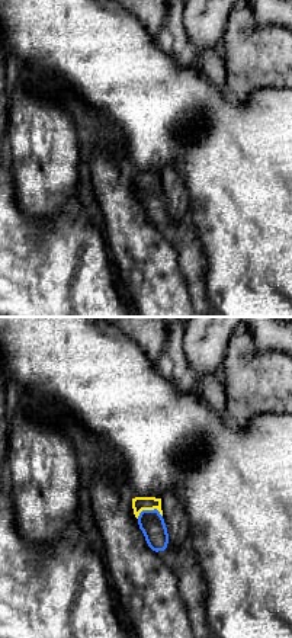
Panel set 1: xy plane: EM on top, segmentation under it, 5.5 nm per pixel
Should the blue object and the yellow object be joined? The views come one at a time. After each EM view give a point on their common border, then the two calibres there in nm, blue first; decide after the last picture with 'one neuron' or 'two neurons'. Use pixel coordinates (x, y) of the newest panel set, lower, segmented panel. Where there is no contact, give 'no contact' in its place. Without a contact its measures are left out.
meets blue at (148, 510); 140 nm thick on the blue side, 80 nm on the other

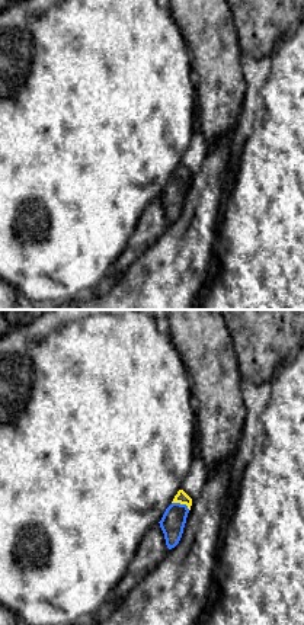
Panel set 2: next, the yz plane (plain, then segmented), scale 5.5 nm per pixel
meets blue at (179, 503); 140 nm thick on the blue side, 70 nm on the other

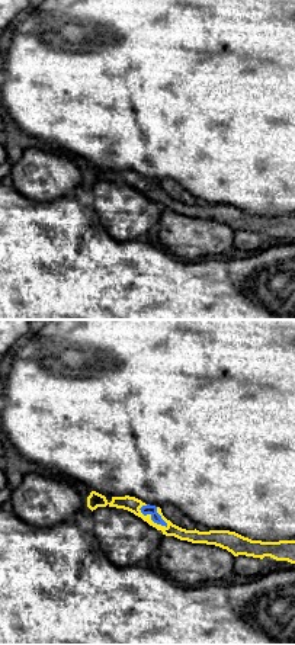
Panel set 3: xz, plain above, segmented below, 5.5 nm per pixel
meets blue at (153, 520); 60 nm thick on the blue side, 90 nm on the other

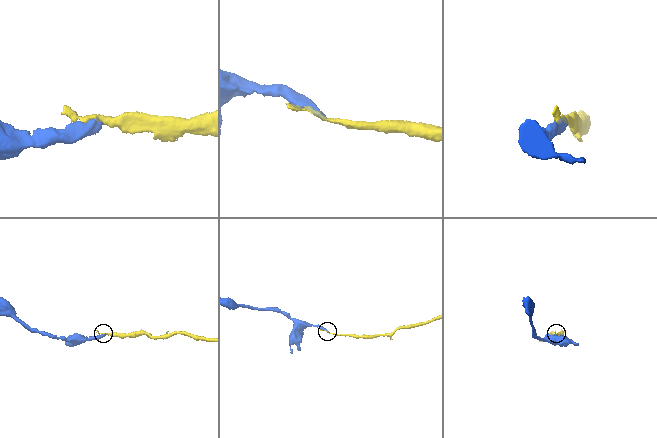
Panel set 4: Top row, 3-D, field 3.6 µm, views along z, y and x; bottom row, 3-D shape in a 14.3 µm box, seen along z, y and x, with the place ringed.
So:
one neuron

